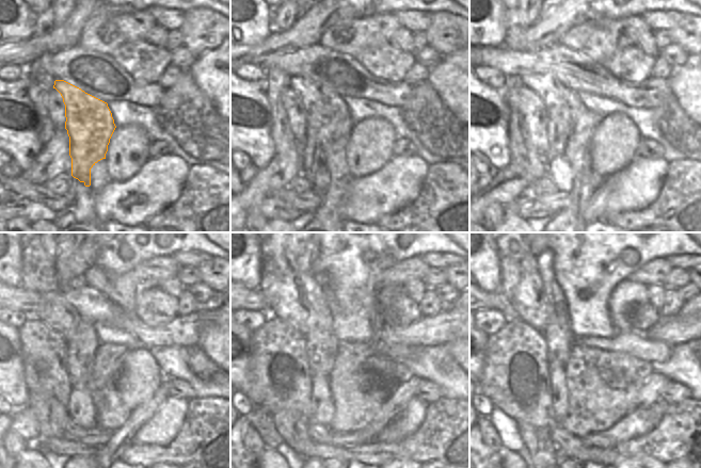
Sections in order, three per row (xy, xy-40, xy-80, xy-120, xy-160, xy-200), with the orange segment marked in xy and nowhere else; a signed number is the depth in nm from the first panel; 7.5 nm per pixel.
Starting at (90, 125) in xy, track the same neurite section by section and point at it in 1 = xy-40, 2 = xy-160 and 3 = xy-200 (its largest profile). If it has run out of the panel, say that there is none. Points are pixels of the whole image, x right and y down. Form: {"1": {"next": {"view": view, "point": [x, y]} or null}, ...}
{"1": {"next": {"view": "xy-40", "point": [328, 119]}}, "2": {"next": {"view": "xy-160", "point": [281, 285]}}, "3": {"next": {"view": "xy-200", "point": [521, 284]}}}

